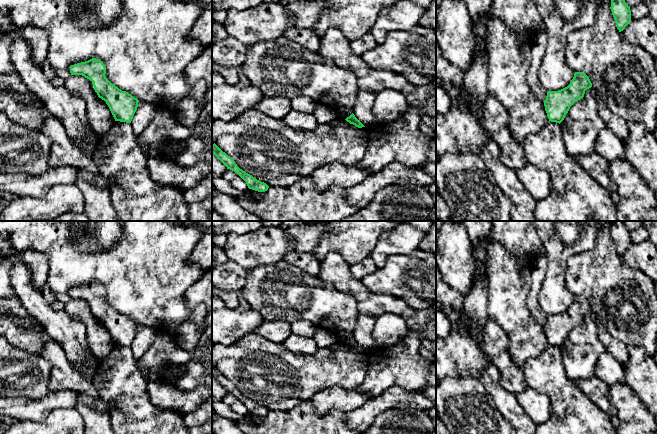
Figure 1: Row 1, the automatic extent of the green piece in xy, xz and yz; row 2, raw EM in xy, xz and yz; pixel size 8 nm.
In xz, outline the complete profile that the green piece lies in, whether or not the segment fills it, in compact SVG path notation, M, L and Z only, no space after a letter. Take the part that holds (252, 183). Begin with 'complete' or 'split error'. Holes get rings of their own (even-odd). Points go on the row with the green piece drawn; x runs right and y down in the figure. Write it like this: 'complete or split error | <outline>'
complete | M215 143L212 144L212 153L227 167L227 169L238 174L246 182L249 189L258 192L265 192L268 190L269 186L266 183L257 180L252 175L240 169L235 161L223 152Z

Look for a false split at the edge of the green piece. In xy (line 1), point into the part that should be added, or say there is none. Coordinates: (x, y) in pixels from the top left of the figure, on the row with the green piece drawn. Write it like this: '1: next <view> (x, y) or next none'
1: next none

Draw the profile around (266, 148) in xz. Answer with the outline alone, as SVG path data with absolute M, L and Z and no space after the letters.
M252 109L229 122L214 120L212 122L212 141L230 156L240 169L257 180L266 183L269 187L287 187L302 180L321 166L334 162L345 165L359 162L368 148L370 130L370 127L358 128L341 118L336 118L327 124L319 124L311 131L295 130L287 126L283 120L271 118L256 109Z

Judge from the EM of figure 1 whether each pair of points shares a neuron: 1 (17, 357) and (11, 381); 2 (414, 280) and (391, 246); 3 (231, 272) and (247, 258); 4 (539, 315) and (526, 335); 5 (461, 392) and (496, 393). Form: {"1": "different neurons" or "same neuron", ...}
{"1": "same neuron", "2": "different neurons", "3": "different neurons", "4": "different neurons", "5": "different neurons"}

